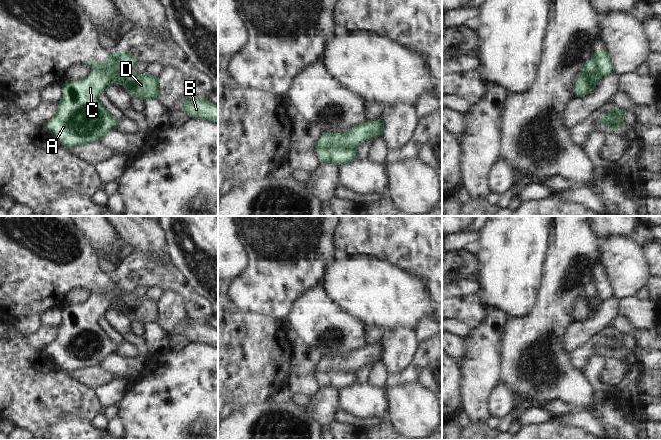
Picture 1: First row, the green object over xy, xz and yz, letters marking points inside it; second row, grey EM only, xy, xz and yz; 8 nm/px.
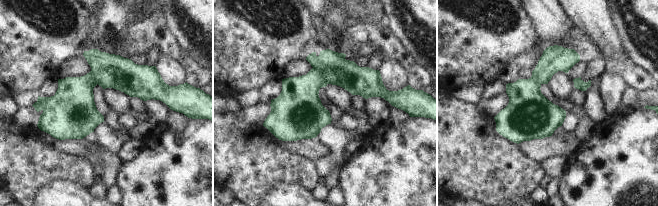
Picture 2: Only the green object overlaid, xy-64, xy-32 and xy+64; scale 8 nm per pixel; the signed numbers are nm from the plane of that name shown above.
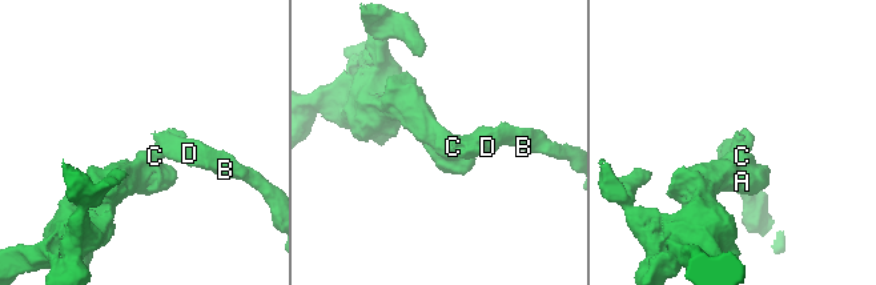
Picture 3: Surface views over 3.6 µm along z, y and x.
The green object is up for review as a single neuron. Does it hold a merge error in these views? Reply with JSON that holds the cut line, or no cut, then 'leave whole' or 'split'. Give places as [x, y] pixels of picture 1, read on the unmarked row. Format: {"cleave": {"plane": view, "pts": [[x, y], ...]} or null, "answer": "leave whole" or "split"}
{"cleave": {"plane": "xz", "pts": [[356, 370], [315, 372]]}, "answer": "split"}

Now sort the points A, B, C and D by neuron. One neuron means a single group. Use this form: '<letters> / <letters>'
A C / B D

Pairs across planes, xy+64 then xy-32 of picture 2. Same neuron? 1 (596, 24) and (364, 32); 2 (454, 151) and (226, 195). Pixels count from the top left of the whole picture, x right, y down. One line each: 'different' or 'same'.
1: different
2: different

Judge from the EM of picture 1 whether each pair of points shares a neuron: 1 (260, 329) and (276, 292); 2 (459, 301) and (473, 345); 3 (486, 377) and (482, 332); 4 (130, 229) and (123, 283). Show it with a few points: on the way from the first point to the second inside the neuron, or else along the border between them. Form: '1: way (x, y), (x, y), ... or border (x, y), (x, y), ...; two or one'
1: border (244, 308), (280, 321); two
2: border (482, 306), (481, 321), (471, 327); two
3: way (482, 366), (482, 343); one
4: border (130, 250), (153, 255); two

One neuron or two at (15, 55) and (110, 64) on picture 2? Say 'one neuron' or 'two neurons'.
one neuron

